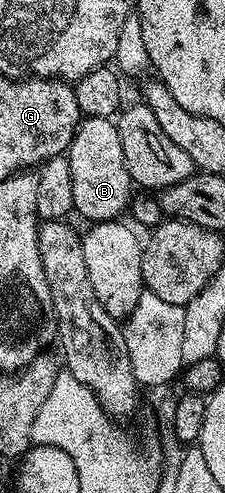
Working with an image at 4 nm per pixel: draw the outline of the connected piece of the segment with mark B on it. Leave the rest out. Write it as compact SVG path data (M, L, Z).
M82 117L67 151L71 164L71 196L73 209L90 218L90 223L111 222L128 211L135 194L135 183L129 177L123 160L123 144L119 144L116 125L107 118Z

